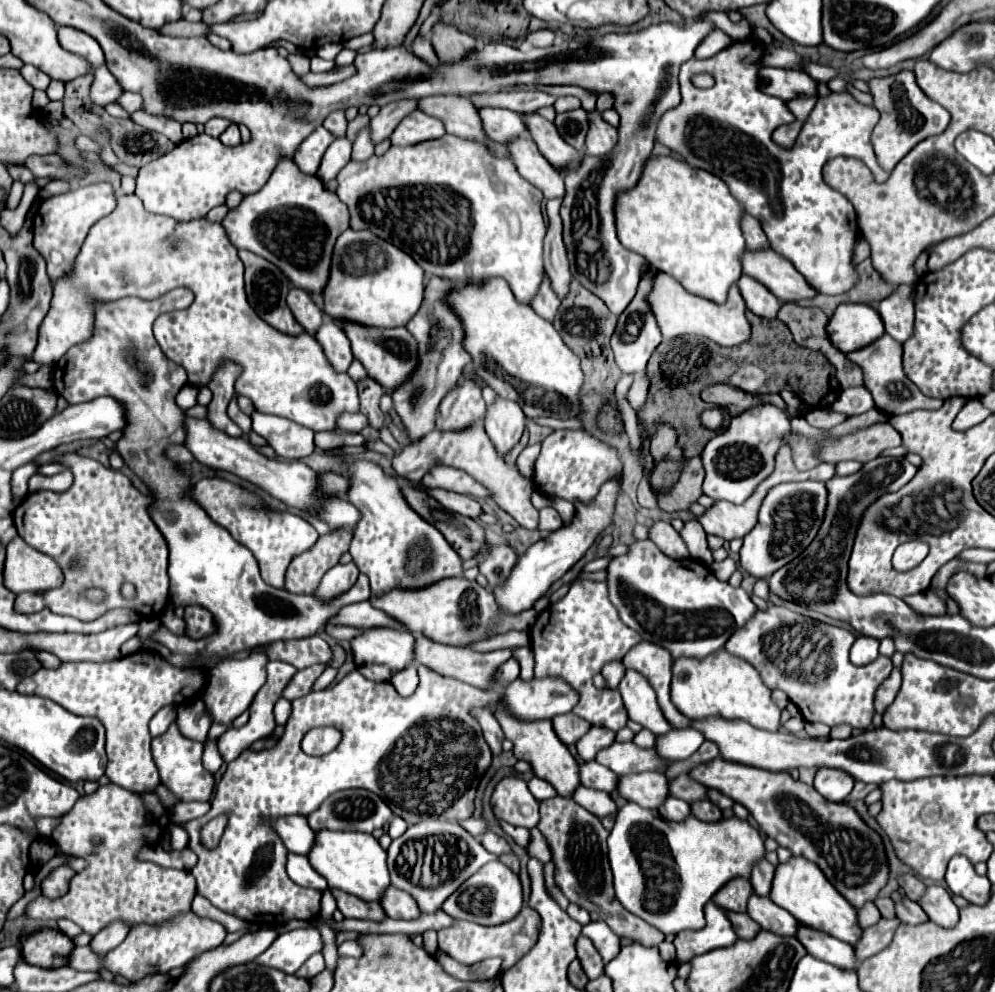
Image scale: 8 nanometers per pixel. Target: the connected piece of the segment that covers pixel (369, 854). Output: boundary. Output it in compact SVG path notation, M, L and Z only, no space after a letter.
M319 830L315 832L315 844L307 854L315 872L319 872L329 888L349 892L361 900L379 900L379 896L389 886L387 854L371 834L363 832L339 832L339 830Z

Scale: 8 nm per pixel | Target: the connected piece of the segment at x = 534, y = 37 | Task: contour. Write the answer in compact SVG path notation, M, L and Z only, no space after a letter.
M537 30L537 32L531 32L531 34L527 36L527 40L529 40L535 48L547 48L547 46L553 46L555 32L551 32L551 30Z

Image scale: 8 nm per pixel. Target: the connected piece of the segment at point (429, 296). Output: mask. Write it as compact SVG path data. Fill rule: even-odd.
M431 276L427 280L423 308L407 324L409 332L417 338L417 344L419 344L419 368L413 372L413 376L403 386L391 392L391 398L393 398L395 412L401 416L407 438L411 442L421 440L425 434L429 434L435 428L439 402L443 400L445 392L451 386L455 386L455 382L463 374L463 368L469 366L471 362L471 356L463 352L463 326L459 318L451 312L451 308L445 306L443 302L443 296L449 294L451 288L453 284L449 280Z

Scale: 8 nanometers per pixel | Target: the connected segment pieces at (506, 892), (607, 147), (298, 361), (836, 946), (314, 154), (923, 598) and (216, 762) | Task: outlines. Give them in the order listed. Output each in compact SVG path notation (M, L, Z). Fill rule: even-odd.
M491 862L483 866L477 874L473 874L455 894L451 894L443 910L457 920L469 920L481 926L497 926L503 922L513 920L523 906L523 890L517 874L513 874L507 866L499 866L497 862Z
M597 110L587 112L589 118L589 132L585 138L585 154L587 156L603 156L611 152L617 140L617 130L601 118Z
M123 194L117 198L117 208L95 222L89 230L85 244L75 260L73 272L57 280L53 286L51 308L39 326L39 344L33 352L33 360L37 364L51 366L55 364L75 342L87 340L93 332L93 306L95 302L111 302L125 296L137 296L143 300L155 300L165 292L185 286L195 294L193 304L187 310L175 310L157 318L155 338L163 350L163 354L183 366L189 376L189 384L207 386L213 374L219 370L223 360L239 364L243 370L235 380L235 392L239 396L247 396L255 410L263 414L281 416L293 420L313 432L319 430L335 430L335 416L343 412L359 412L359 396L355 382L347 374L337 374L327 362L321 344L307 332L301 336L281 334L263 322L257 312L249 306L243 288L243 262L237 256L237 248L227 240L223 226L217 222L209 222L207 218L179 222L171 216L161 216L147 212L143 202L135 194Z
M799 924L799 930L795 934L795 938L807 948L807 952L823 962L829 962L833 966L839 968L857 968L857 960L855 960L855 950L851 944L841 942L825 932L819 932L815 928L803 926Z
M319 126L311 136L307 136L299 148L295 150L295 164L307 172L307 174L315 174L319 170L319 164L321 164L321 158L327 150L327 146L335 140L335 136L331 136L331 132L327 132L323 126Z
M931 590L913 594L913 596L905 596L903 600L907 604L911 604L911 608L921 616L943 616L945 614L945 606L943 606L941 598L937 594L933 594Z
M205 740L205 754L203 754L203 766L207 772L215 774L221 768L223 760L217 750L217 740Z

